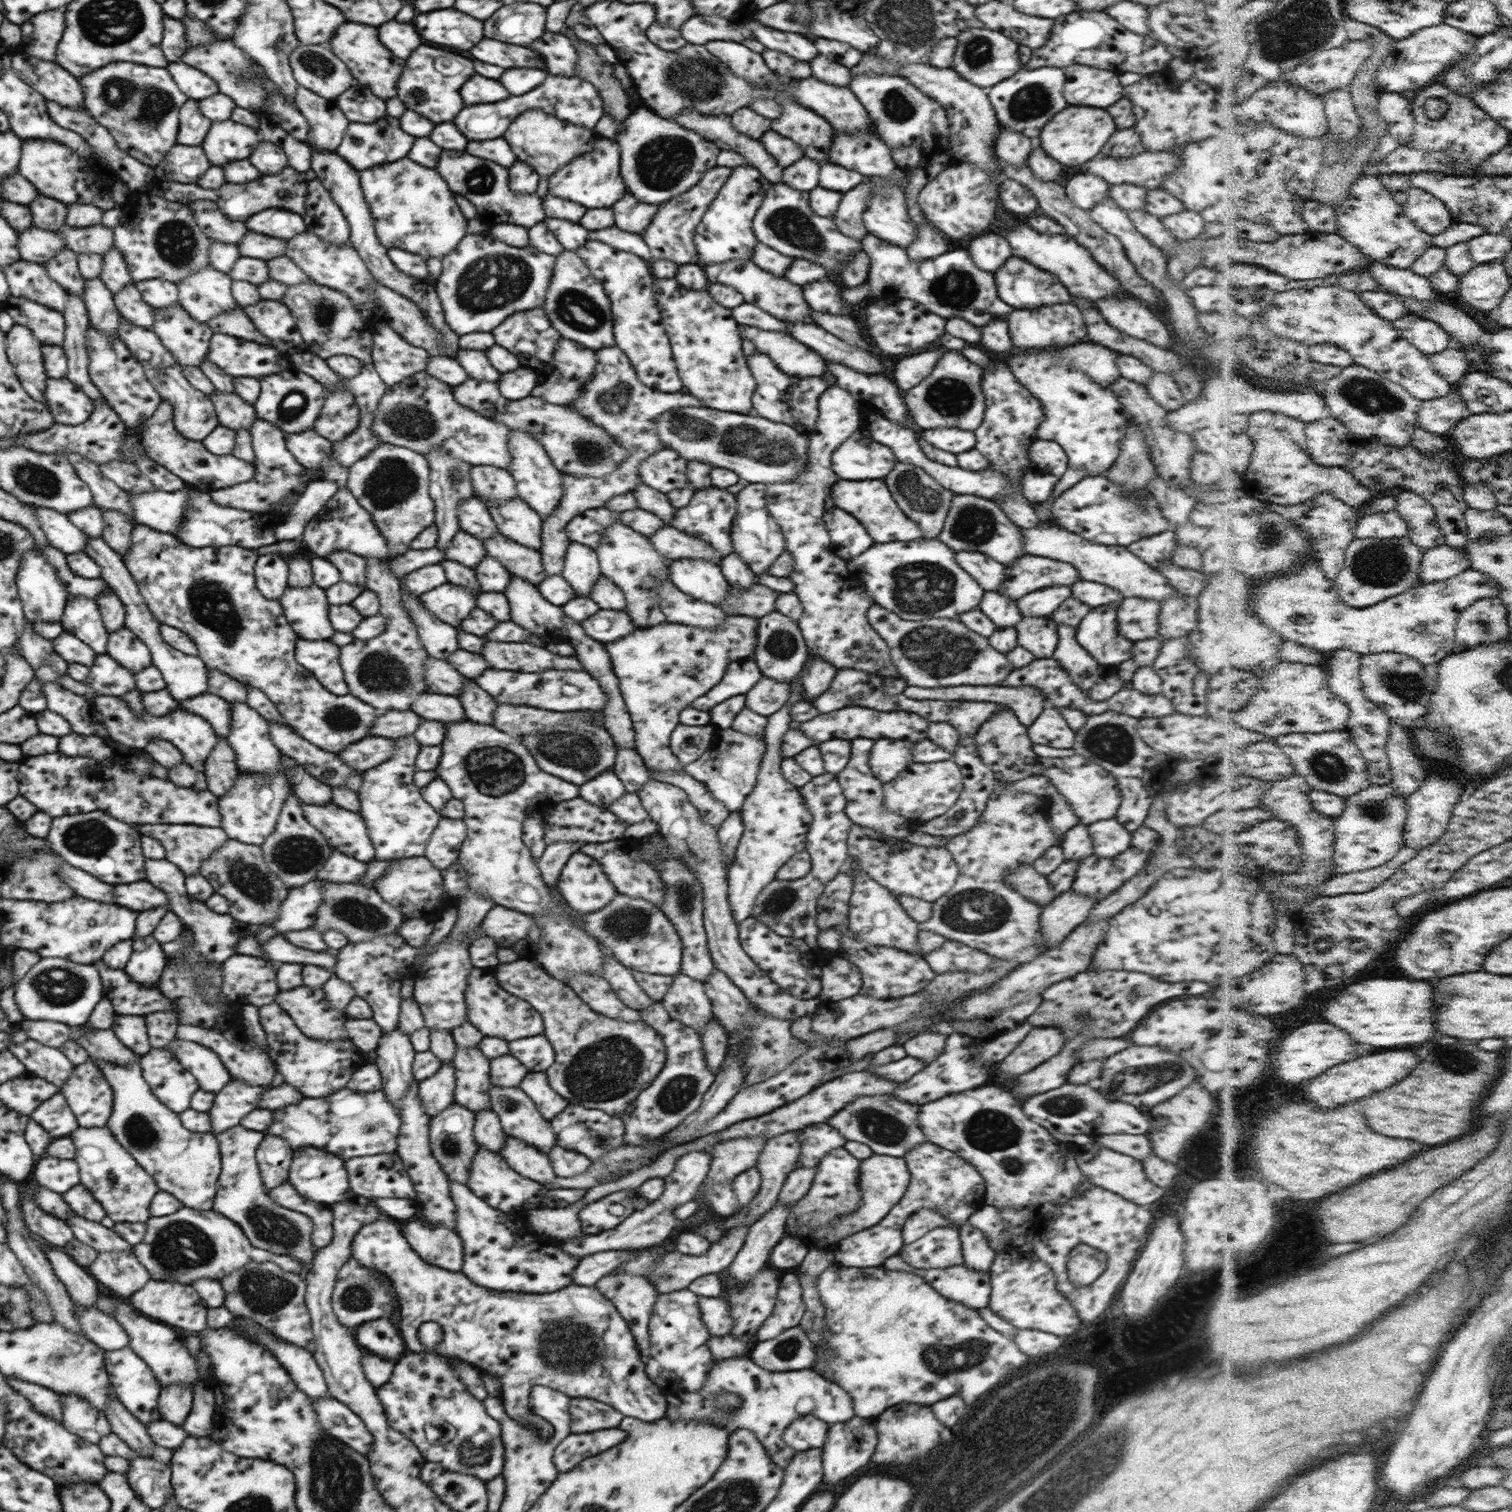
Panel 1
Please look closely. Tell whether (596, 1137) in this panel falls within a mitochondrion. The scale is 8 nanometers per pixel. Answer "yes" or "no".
yes

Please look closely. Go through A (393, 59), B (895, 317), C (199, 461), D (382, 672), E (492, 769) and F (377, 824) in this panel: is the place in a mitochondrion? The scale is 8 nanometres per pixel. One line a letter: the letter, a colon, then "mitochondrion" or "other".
A: other
B: other
C: mitochondrion
D: mitochondrion
E: mitochondrion
F: other

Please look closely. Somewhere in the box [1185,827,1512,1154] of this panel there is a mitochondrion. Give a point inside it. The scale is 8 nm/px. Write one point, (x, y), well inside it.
(1454, 1059)

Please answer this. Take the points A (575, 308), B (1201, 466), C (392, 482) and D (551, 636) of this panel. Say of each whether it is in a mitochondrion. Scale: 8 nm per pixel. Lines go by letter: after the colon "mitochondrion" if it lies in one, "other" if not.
A: mitochondrion
B: other
C: mitochondrion
D: other

